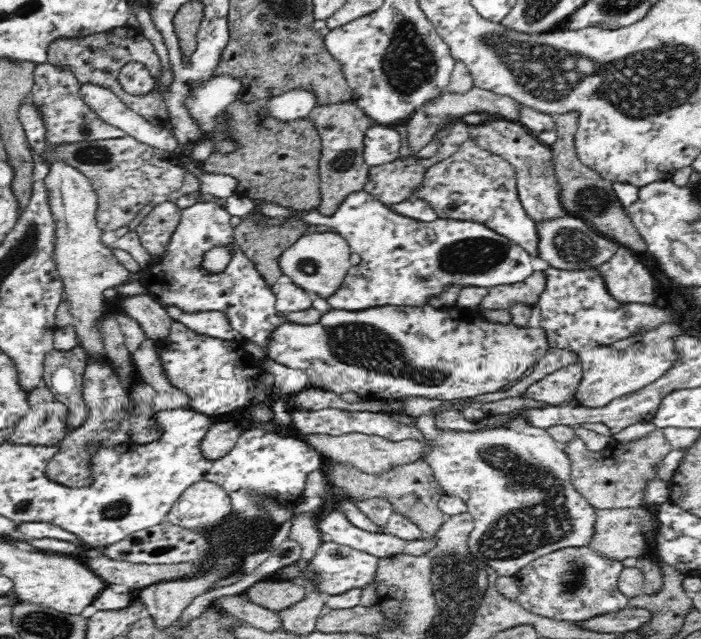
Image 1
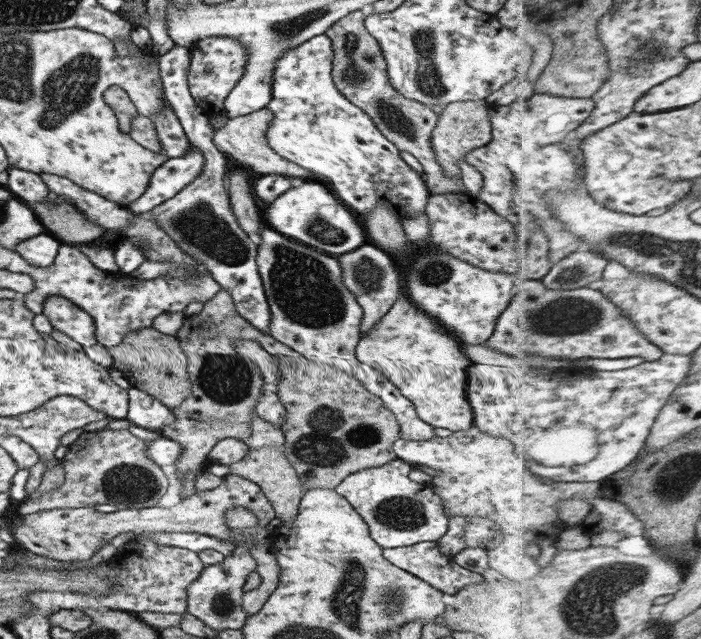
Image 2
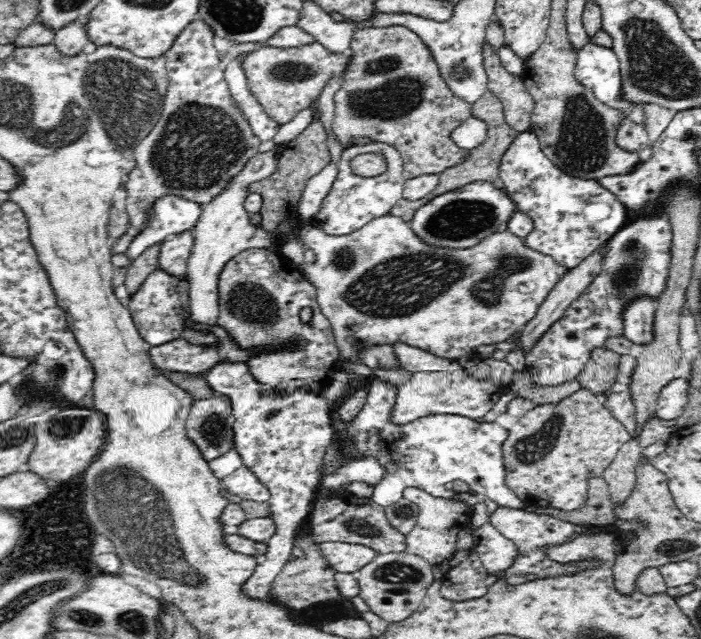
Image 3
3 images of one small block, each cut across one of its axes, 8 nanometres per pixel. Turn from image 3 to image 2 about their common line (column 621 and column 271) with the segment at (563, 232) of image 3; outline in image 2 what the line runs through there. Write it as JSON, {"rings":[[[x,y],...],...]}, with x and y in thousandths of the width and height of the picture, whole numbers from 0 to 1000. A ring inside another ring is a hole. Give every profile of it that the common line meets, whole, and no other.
{"rings":[[[459,283],[424,286],[369,327],[372,347],[401,369],[444,385],[472,401],[498,394],[524,377],[498,327],[489,322]]]}

